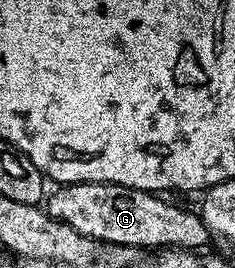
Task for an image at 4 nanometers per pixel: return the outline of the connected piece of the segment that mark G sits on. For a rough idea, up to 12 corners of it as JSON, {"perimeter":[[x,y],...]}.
{"perimeter":[[108,181],[60,184],[53,219],[109,245],[199,251],[198,212]]}

